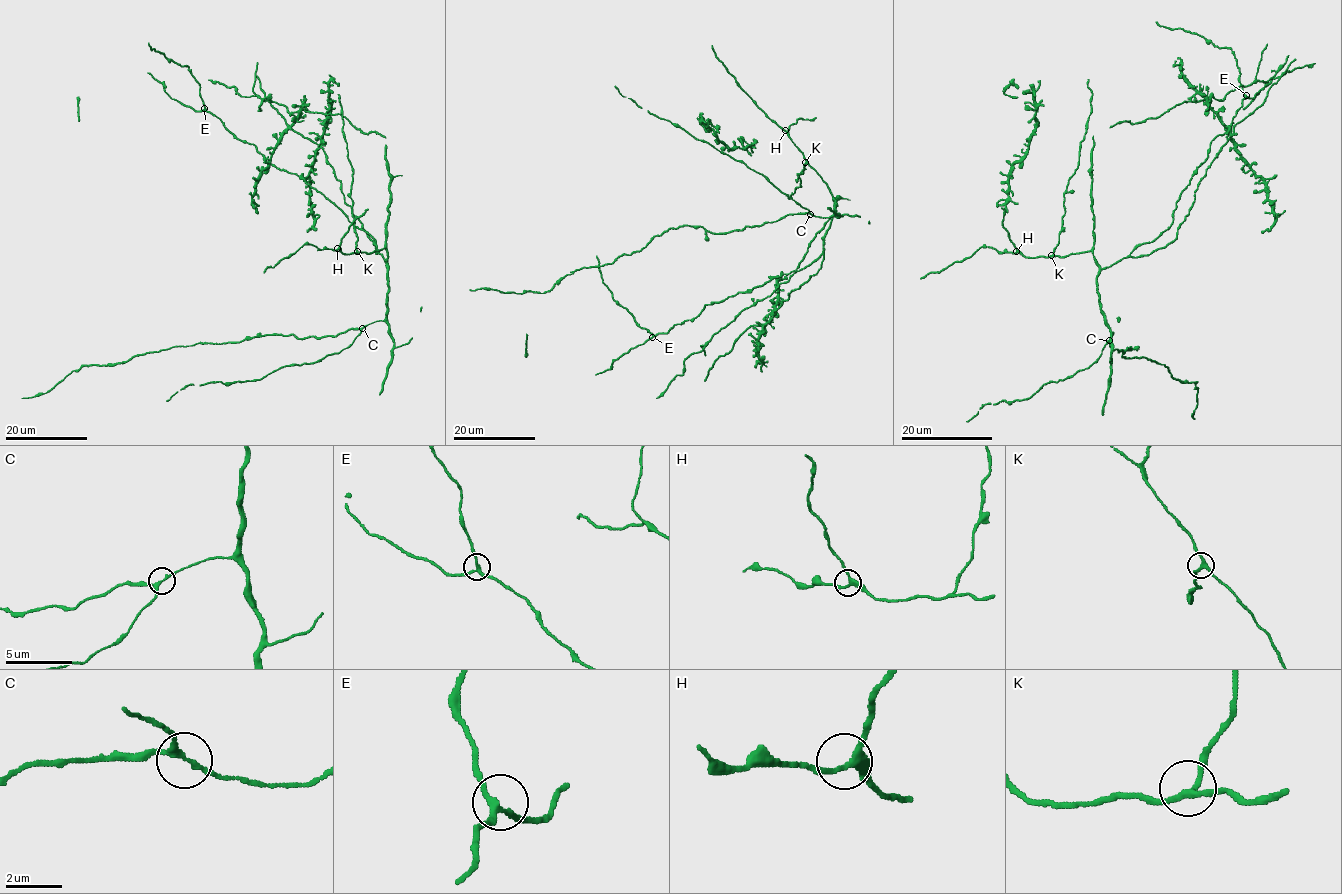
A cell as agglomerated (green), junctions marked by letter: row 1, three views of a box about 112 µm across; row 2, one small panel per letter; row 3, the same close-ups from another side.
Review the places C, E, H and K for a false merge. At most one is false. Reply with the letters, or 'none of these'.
none of these

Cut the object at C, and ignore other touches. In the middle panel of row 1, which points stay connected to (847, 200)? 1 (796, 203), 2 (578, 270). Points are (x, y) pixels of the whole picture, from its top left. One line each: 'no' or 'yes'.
1: no
2: no

